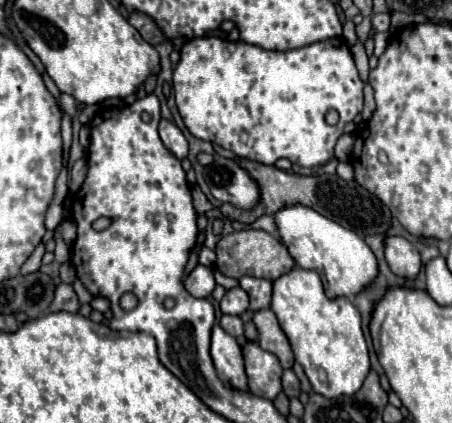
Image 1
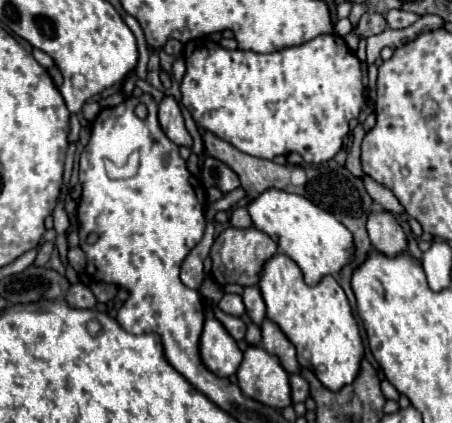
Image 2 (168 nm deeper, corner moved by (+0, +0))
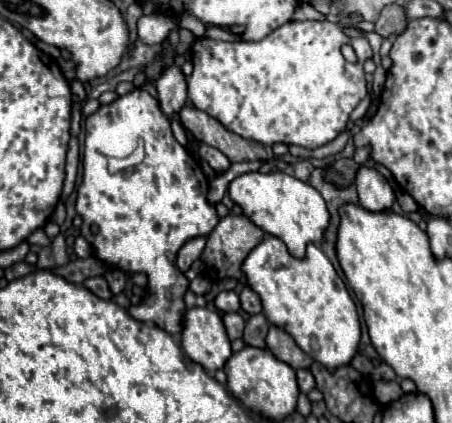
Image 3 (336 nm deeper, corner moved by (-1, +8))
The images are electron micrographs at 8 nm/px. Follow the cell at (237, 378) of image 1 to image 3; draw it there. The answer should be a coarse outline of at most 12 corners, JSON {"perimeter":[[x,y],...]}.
{"perimeter":[[191,308],[181,332],[185,354],[207,372],[229,360],[219,312]]}

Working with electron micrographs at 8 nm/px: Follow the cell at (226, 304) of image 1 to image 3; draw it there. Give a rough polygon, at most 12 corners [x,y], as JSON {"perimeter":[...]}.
{"perimeter":[[233,290],[217,294],[221,312],[239,312],[239,296]]}

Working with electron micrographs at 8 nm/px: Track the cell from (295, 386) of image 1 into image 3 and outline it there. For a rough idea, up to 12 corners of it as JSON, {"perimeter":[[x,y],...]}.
{"perimeter":[[297,370],[299,390],[305,394],[315,386],[309,370]]}

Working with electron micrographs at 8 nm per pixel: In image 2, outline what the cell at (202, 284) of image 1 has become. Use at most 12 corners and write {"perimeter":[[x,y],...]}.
{"perimeter":[[215,224],[206,225],[202,242],[182,262],[180,280],[200,288],[204,280],[202,260],[215,240]]}

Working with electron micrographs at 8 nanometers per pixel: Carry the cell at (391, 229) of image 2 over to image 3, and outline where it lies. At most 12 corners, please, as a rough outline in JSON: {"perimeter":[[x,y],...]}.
{"perimeter":[[373,168],[357,172],[359,204],[369,212],[393,208],[395,194]]}

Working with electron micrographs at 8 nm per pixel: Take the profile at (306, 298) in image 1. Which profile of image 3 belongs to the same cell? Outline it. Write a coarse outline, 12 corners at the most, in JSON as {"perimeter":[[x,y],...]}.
{"perimeter":[[265,236],[243,262],[269,322],[329,372],[361,340],[317,246]]}

